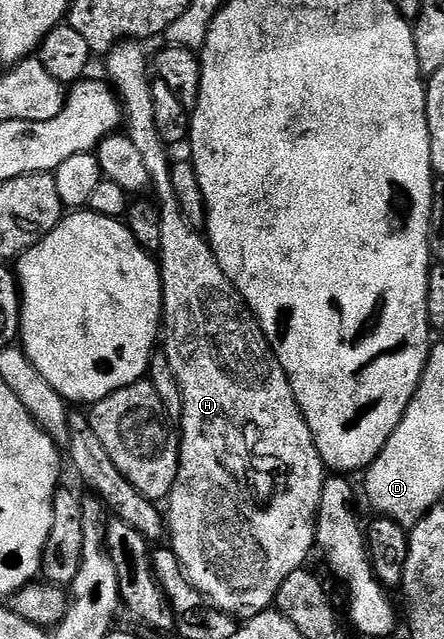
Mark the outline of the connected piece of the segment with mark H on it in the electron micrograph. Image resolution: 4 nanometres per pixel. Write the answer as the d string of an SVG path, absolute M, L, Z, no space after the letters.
M124 41L119 43L115 46L112 51L107 52L105 56L105 62L107 62L107 75L106 78L109 80L110 86L113 88L118 100L119 106L121 108L121 123L122 126L125 128L125 134L127 135L129 141L133 143L133 146L137 153L141 155L141 160L145 163L145 169L149 169L149 177L151 178L151 187L153 188L153 192L155 191L154 198L157 200L158 208L159 208L159 216L161 217L161 245L159 246L159 250L157 252L157 259L158 262L161 264L159 268L159 275L163 279L163 321L161 324L161 351L162 354L166 355L167 360L169 361L169 369L173 369L173 377L177 377L177 385L181 389L181 397L183 398L183 417L182 419L178 420L177 423L177 438L179 441L179 468L177 469L177 481L173 485L173 489L171 490L169 498L166 500L165 503L165 523L166 526L169 528L169 539L171 535L171 540L169 540L169 546L172 551L177 553L177 557L181 561L181 565L183 566L183 571L189 577L189 581L195 588L199 590L199 592L207 598L207 600L212 603L213 605L217 605L223 610L225 613L229 613L230 615L235 616L236 620L239 621L246 621L251 619L257 613L261 613L262 611L268 610L275 602L275 594L277 593L277 589L281 589L281 581L285 581L285 577L289 577L289 573L293 573L294 571L300 570L304 566L303 563L306 561L307 558L311 555L311 550L314 552L317 547L317 520L319 518L319 502L321 501L321 493L323 492L323 485L325 482L325 468L323 462L321 461L321 457L317 453L317 445L313 441L313 433L309 429L309 425L303 419L303 414L301 413L301 409L297 405L297 401L295 400L295 394L293 393L293 389L289 385L289 377L285 373L285 369L281 369L281 365L277 361L277 357L273 353L273 349L269 345L269 341L265 337L265 333L259 327L259 322L255 319L255 315L252 313L250 309L247 307L246 301L239 295L239 290L233 286L233 284L229 281L229 277L225 277L225 273L221 269L221 265L215 260L215 255L211 251L211 245L207 242L206 238L196 228L190 227L189 224L185 221L185 217L181 213L181 205L177 205L177 197L173 193L173 181L171 180L171 165L173 162L172 156L167 156L167 151L169 151L168 144L165 144L161 141L161 137L157 133L157 123L153 121L153 97L151 96L151 84L152 80L150 78L147 79L147 71L149 75L149 55L147 59L147 55L145 52L142 51L140 44L135 41Z

